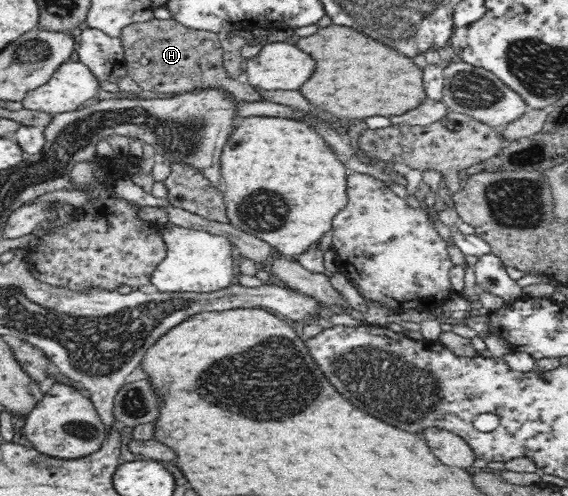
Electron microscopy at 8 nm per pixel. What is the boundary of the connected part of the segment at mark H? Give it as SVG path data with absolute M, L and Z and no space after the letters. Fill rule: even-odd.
M156 19L148 21L131 23L121 29L119 40L122 44L123 58L125 61L125 70L141 89L144 90L162 90L163 93L181 94L189 92L192 88L224 88L230 92L236 99L247 101L248 103L262 103L266 98L243 79L232 80L227 77L222 65L221 40L218 33L207 32L206 30L188 29L179 24L175 19Z

